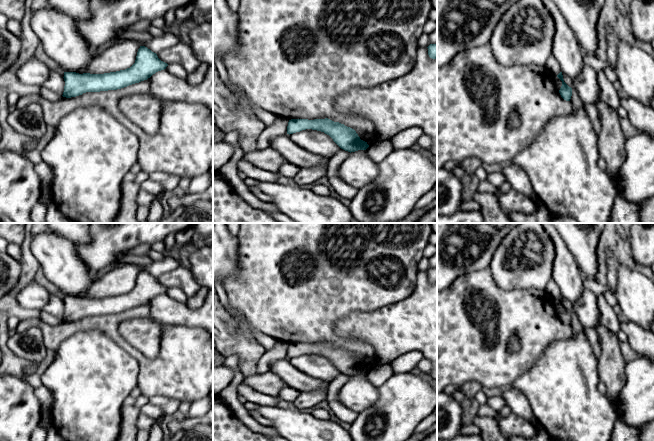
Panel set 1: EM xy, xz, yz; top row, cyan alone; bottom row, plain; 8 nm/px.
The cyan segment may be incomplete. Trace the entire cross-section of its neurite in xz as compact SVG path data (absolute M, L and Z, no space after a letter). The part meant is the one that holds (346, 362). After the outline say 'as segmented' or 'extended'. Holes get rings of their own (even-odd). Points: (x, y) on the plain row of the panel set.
M291 343L288 346L287 358L293 358L302 354L312 353L324 356L343 374L355 376L366 374L369 369L360 363L356 355L339 346L325 343Z; as segmented

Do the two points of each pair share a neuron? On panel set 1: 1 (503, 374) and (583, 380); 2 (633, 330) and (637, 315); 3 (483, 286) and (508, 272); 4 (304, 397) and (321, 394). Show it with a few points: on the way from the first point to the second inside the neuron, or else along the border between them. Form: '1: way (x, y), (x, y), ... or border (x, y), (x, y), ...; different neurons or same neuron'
1: border (538, 359), (510, 386); different neurons
2: border (627, 320), (633, 321), (643, 328); different neurons
3: border (488, 267), (494, 282), (500, 288), (515, 289); different neurons
4: way (308, 397), (317, 396); same neuron

